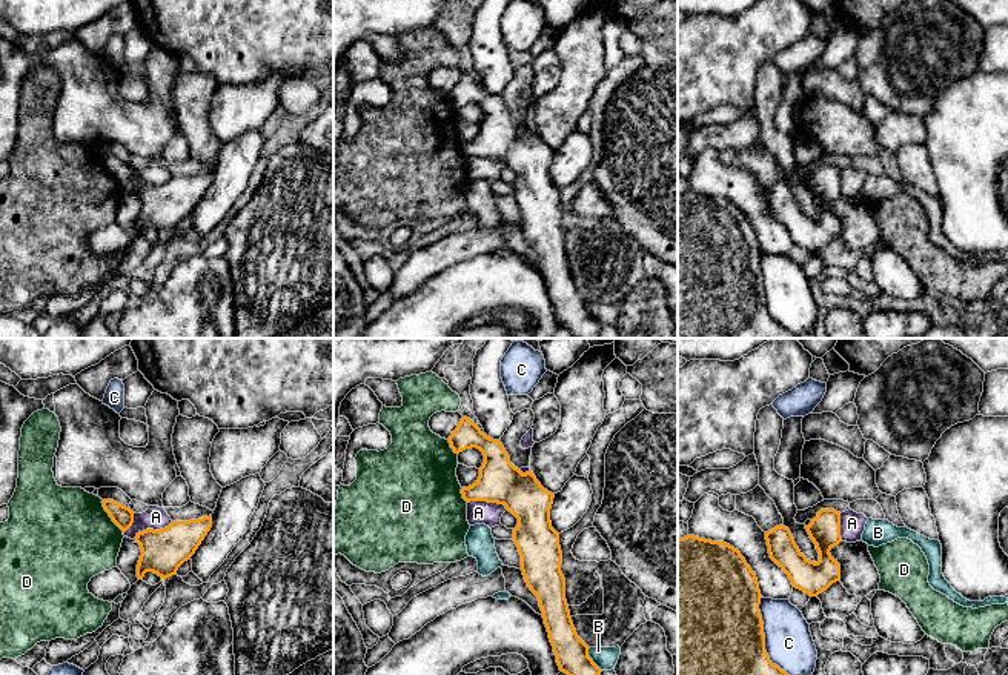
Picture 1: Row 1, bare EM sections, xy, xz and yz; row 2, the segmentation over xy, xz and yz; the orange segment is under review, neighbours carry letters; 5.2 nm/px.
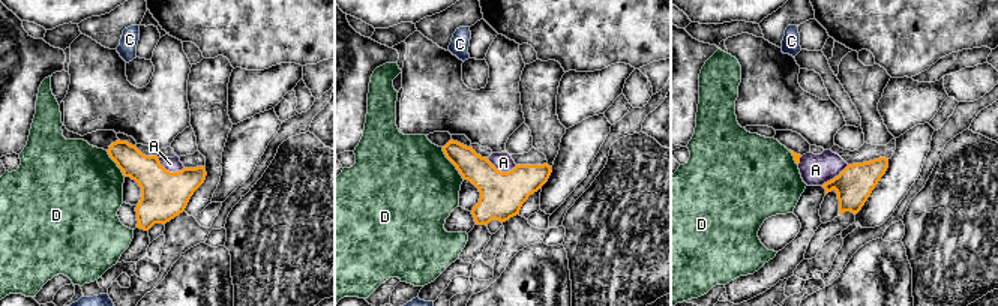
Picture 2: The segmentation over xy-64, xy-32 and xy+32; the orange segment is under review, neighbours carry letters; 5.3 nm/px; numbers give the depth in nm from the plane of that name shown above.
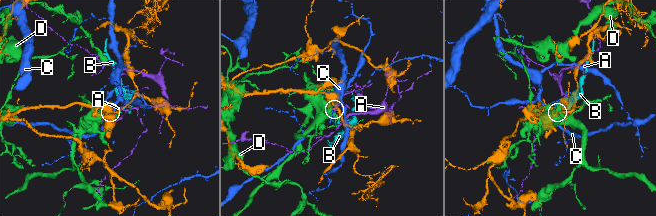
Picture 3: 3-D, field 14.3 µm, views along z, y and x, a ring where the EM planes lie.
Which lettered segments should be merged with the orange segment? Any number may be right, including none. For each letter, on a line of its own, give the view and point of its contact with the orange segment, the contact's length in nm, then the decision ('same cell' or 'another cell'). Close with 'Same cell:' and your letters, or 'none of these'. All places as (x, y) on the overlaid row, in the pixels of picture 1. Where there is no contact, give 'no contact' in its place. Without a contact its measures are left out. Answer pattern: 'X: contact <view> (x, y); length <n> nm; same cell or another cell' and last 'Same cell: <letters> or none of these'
A: contact xz (487, 502); length 220 nm; another cell
B: contact xz (592, 660); length 140 nm; another cell
C: contact yz (764, 638); length 440 nm; another cell
D: contact xy (109, 515); length 200 nm; another cell
Same cell: none of these

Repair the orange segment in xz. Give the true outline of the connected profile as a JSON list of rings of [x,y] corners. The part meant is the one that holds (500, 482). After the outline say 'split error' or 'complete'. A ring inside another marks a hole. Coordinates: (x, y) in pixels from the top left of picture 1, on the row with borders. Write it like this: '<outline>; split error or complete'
[[[463,417],[449,437],[455,454],[476,447],[484,455],[478,480],[463,487],[463,498],[504,504],[518,518],[513,541],[521,555],[521,570],[538,597],[559,670],[567,675],[601,675],[589,657],[589,646],[578,637],[565,600],[561,572],[559,534],[552,527],[550,509],[555,494],[541,486],[532,471],[522,474],[510,463],[499,440],[487,437],[478,424]]]; complete

